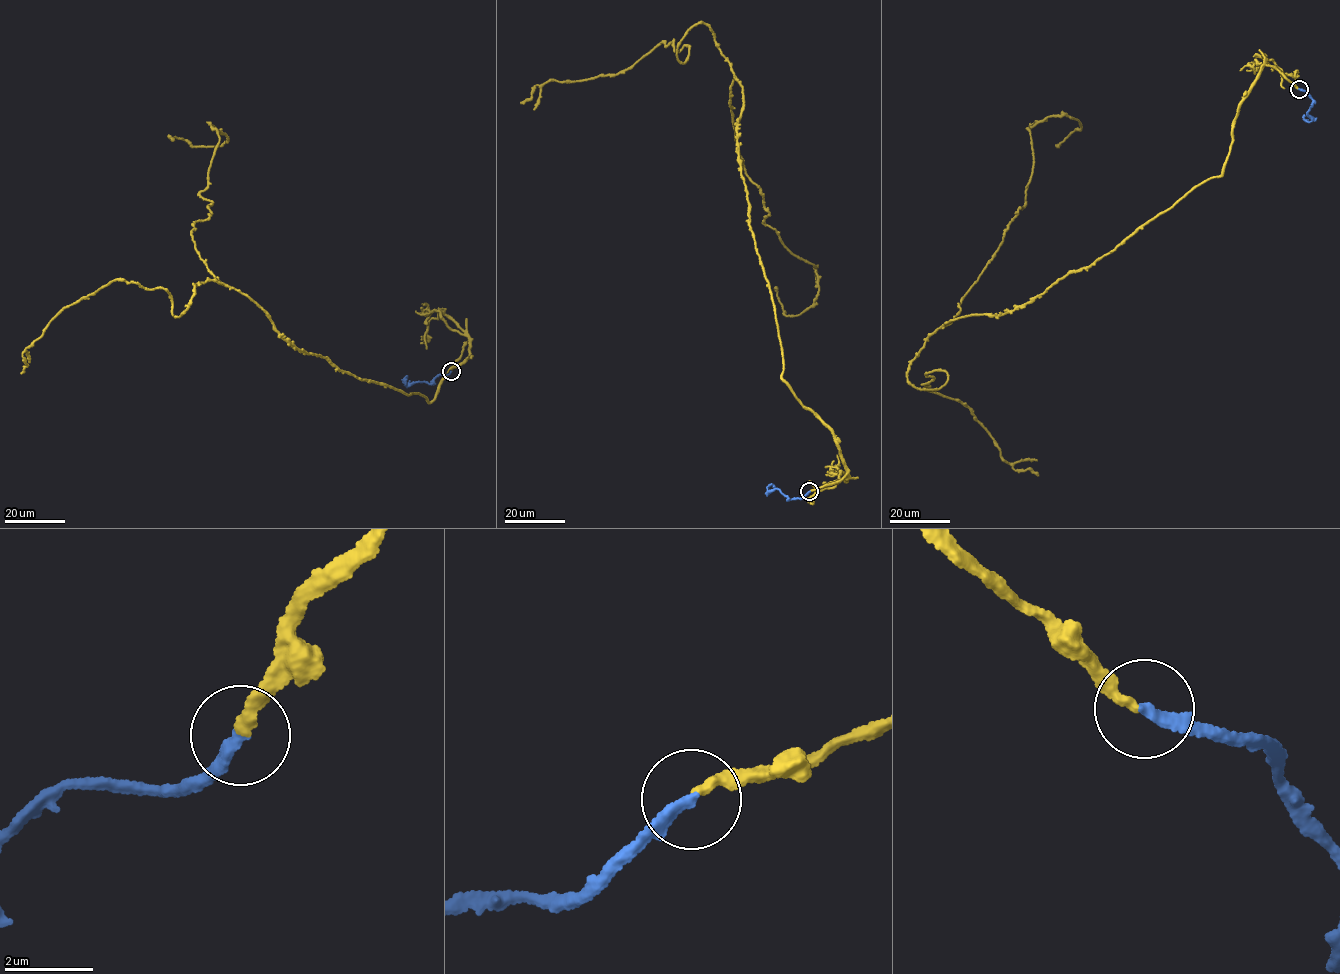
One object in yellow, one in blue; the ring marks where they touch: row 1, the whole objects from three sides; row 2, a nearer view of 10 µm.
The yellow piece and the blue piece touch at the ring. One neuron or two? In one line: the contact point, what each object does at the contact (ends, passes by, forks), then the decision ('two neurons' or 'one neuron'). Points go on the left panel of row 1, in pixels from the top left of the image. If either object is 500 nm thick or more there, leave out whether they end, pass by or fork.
(451, 371) | yellow ends | blue ends | one neuron

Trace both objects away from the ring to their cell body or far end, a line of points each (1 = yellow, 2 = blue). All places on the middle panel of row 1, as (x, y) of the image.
1: (809, 491), (847, 468), (782, 380), (735, 78), (764, 222), (817, 267), (796, 315), (776, 287)
2: (809, 491), (803, 498), (790, 499), (776, 488), (767, 490), (767, 487), (772, 485), (774, 487)

